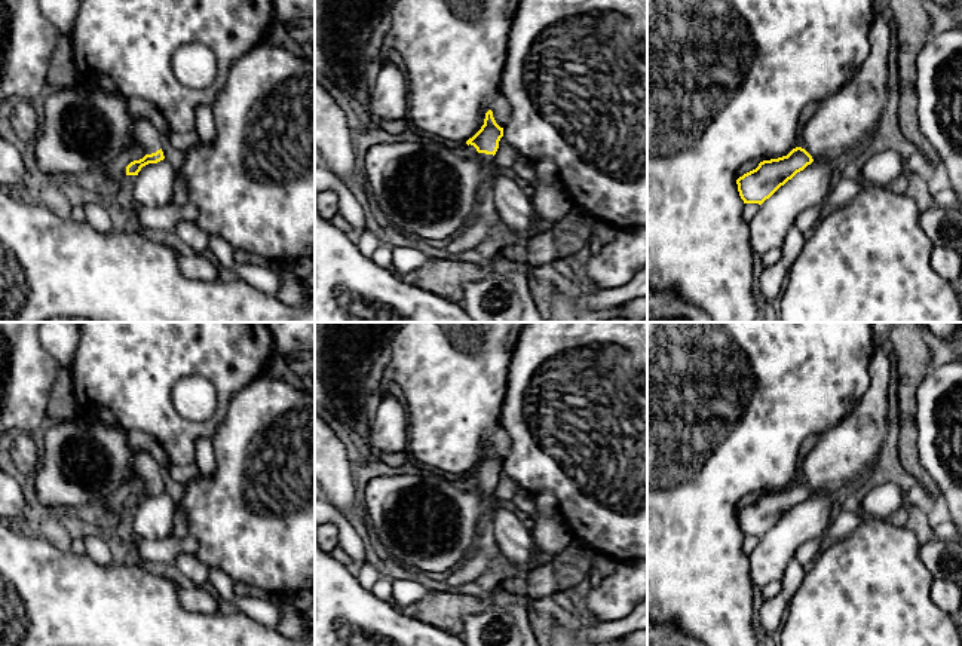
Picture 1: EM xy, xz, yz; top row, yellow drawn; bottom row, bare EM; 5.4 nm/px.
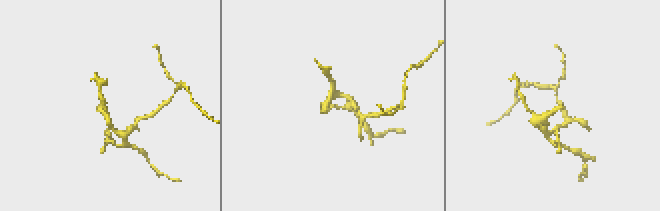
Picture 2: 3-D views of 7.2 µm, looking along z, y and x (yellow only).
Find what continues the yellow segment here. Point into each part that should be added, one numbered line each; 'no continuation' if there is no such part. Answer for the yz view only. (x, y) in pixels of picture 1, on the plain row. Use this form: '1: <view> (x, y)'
1: yz (845, 455)

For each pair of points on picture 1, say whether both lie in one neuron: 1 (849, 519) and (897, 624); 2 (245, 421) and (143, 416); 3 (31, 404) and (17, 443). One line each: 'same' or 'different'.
1: different
2: different
3: different

